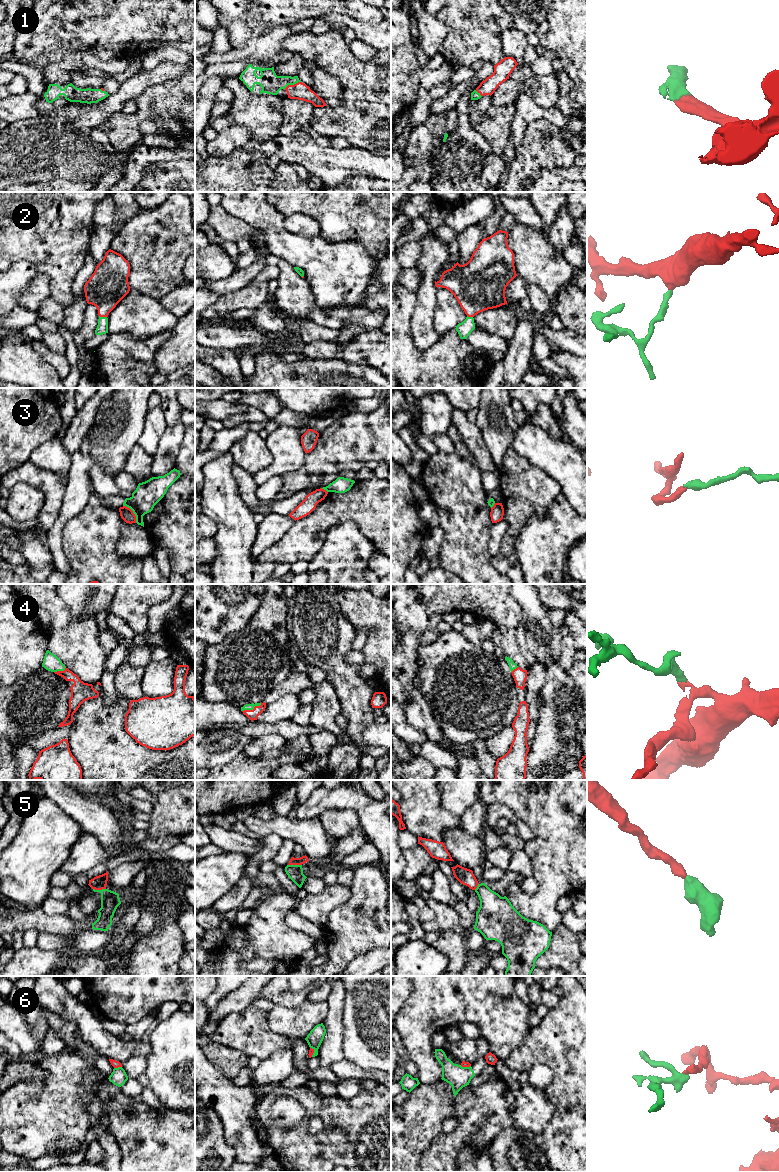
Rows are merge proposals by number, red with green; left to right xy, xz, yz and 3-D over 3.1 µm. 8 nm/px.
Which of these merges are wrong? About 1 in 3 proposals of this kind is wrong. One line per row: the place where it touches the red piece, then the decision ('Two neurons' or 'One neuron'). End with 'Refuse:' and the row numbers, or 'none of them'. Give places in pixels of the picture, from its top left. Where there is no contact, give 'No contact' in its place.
1: Touches red at xz (292, 85). One neuron
2: Touches red at xy (103, 316). One neuron
3: Touches red at xy (132, 512). Two neurons
4: Touches red at xz (251, 710). One neuron
5: Touches red at xz (295, 864). One neuron
6: Touches red at xy (117, 1067). Two neurons
Refuse: 3, 6

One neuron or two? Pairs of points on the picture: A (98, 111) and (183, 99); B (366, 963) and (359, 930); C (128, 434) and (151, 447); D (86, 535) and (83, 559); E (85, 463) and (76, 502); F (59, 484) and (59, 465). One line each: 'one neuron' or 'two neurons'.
A: two neurons
B: two neurons
C: two neurons
D: one neuron
E: one neuron
F: two neurons

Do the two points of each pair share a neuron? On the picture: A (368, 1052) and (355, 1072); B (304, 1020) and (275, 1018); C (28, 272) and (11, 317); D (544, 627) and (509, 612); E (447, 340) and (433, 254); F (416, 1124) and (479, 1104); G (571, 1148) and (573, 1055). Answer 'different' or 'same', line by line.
A: different
B: same
C: same
D: different
E: different
F: different
G: same

